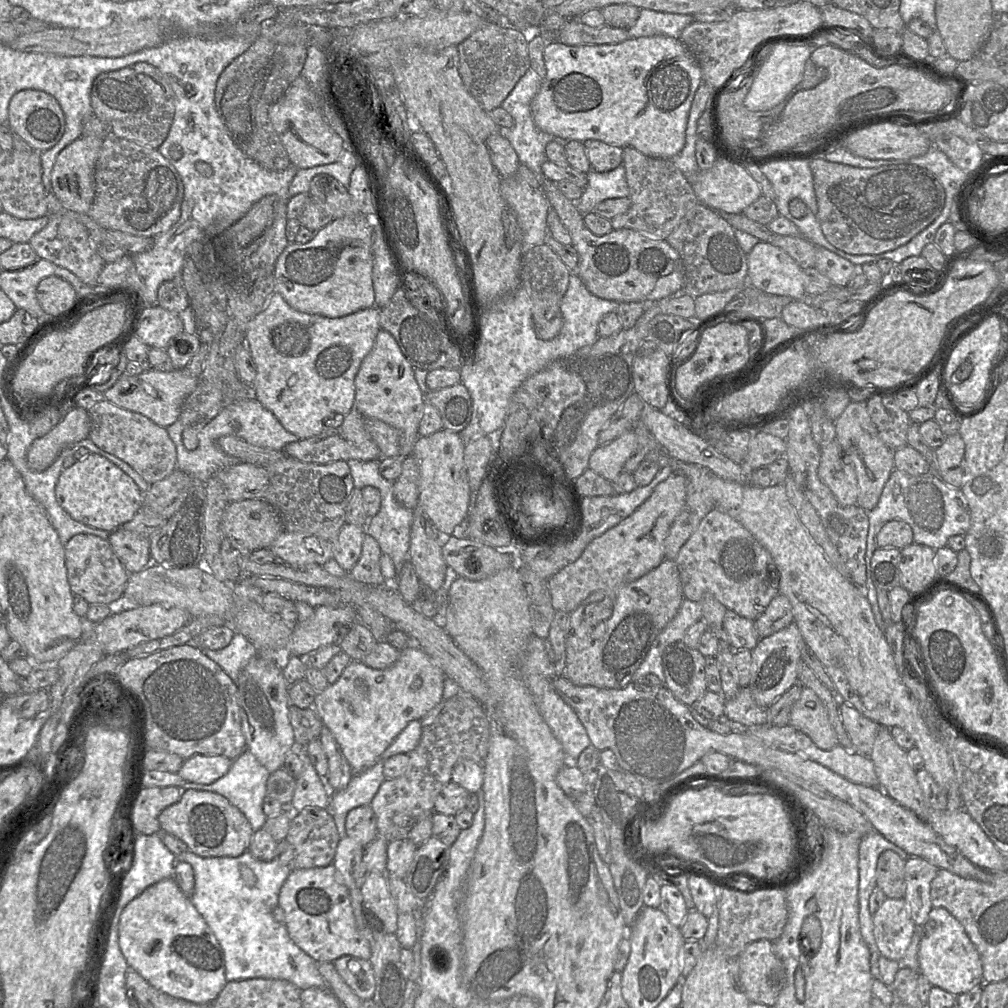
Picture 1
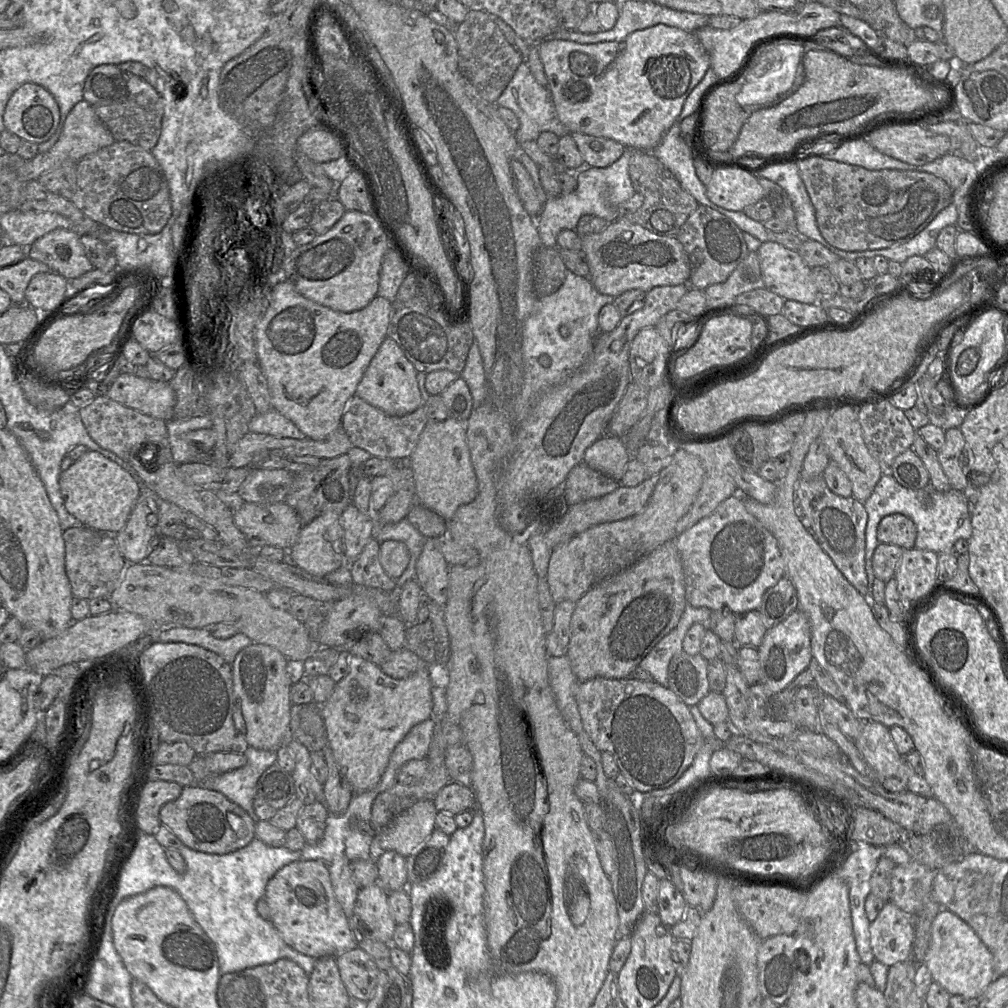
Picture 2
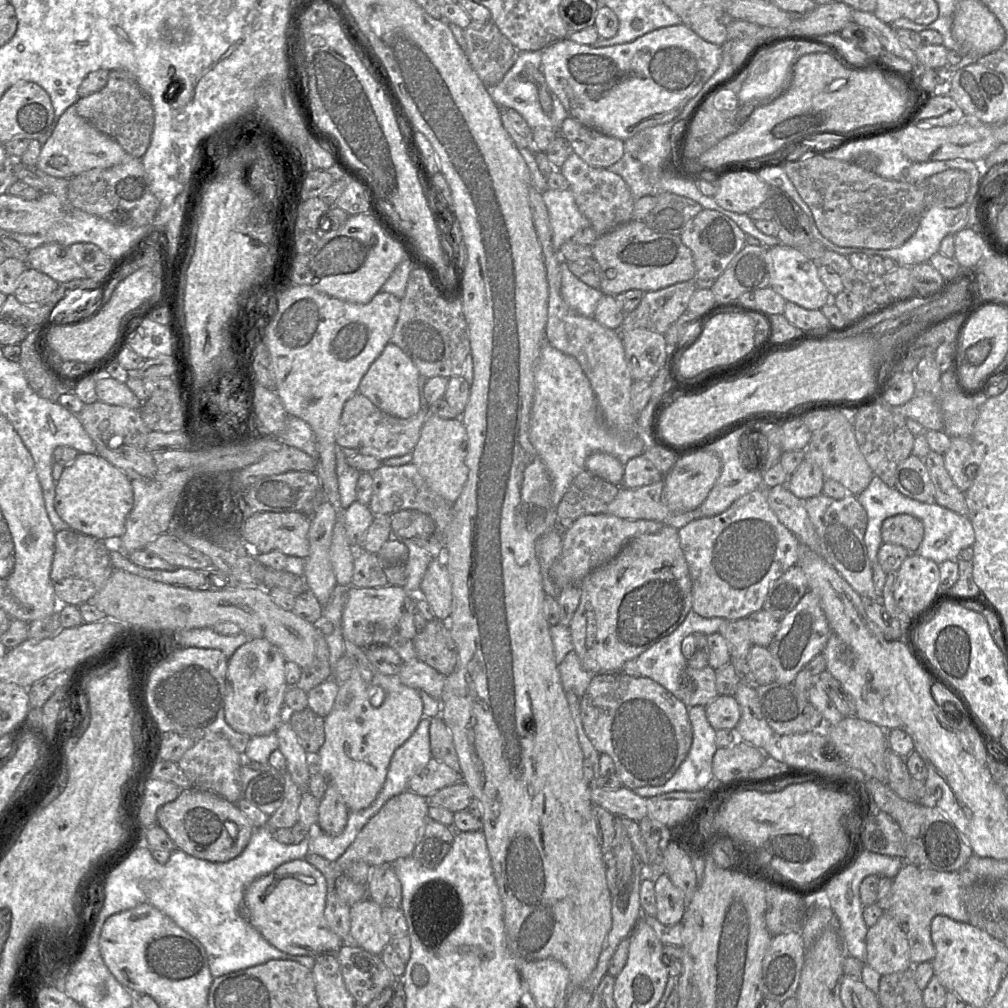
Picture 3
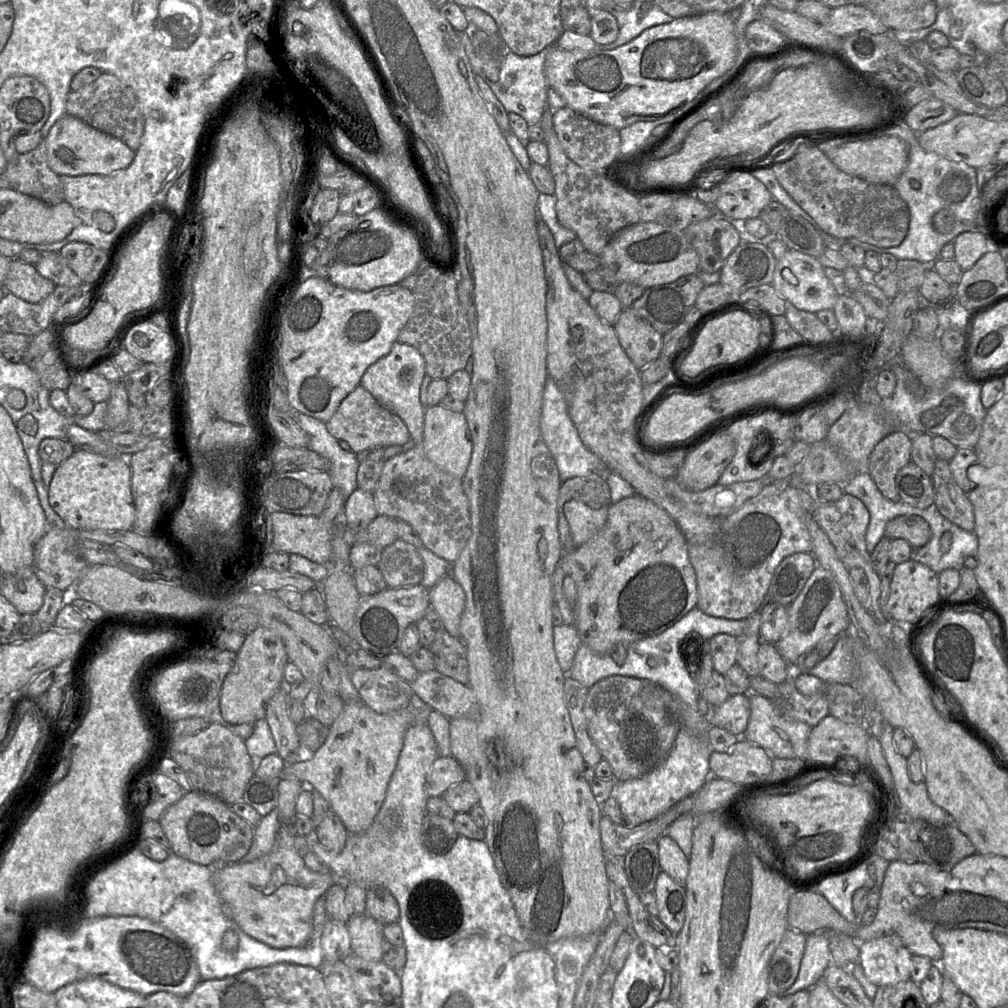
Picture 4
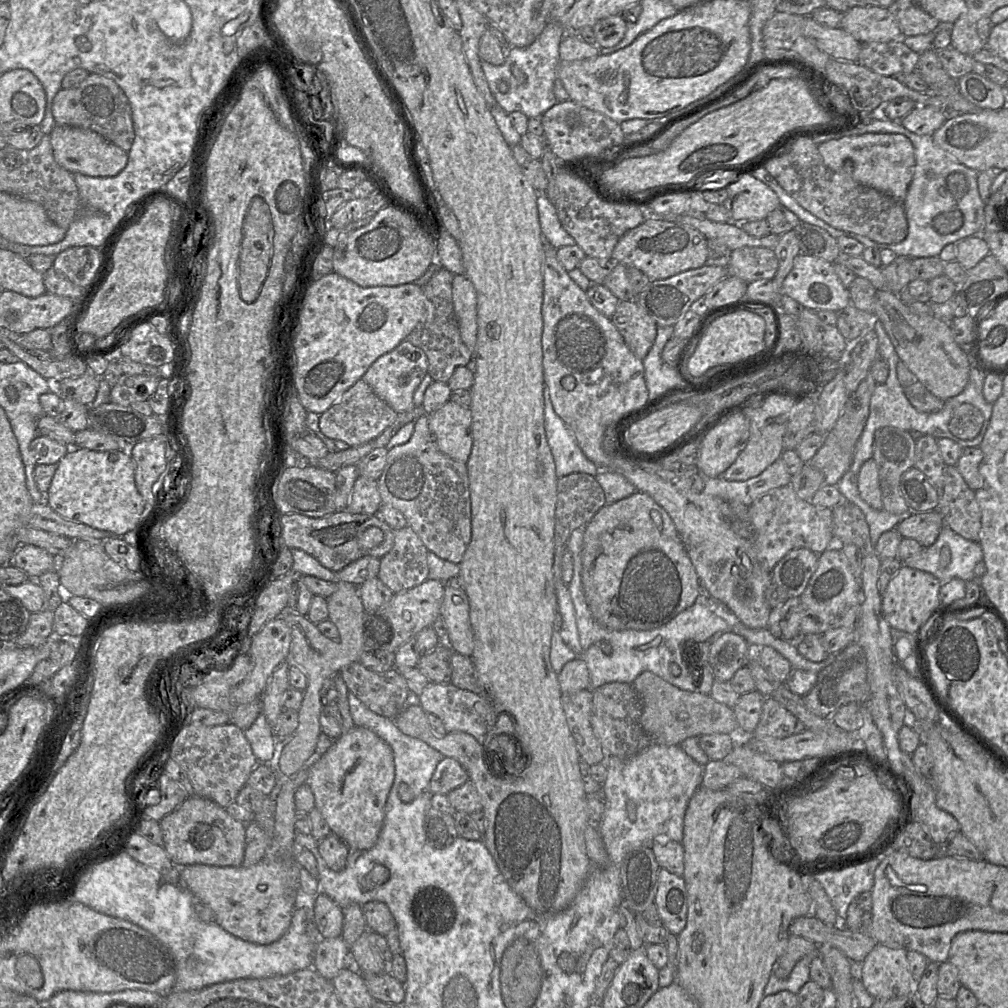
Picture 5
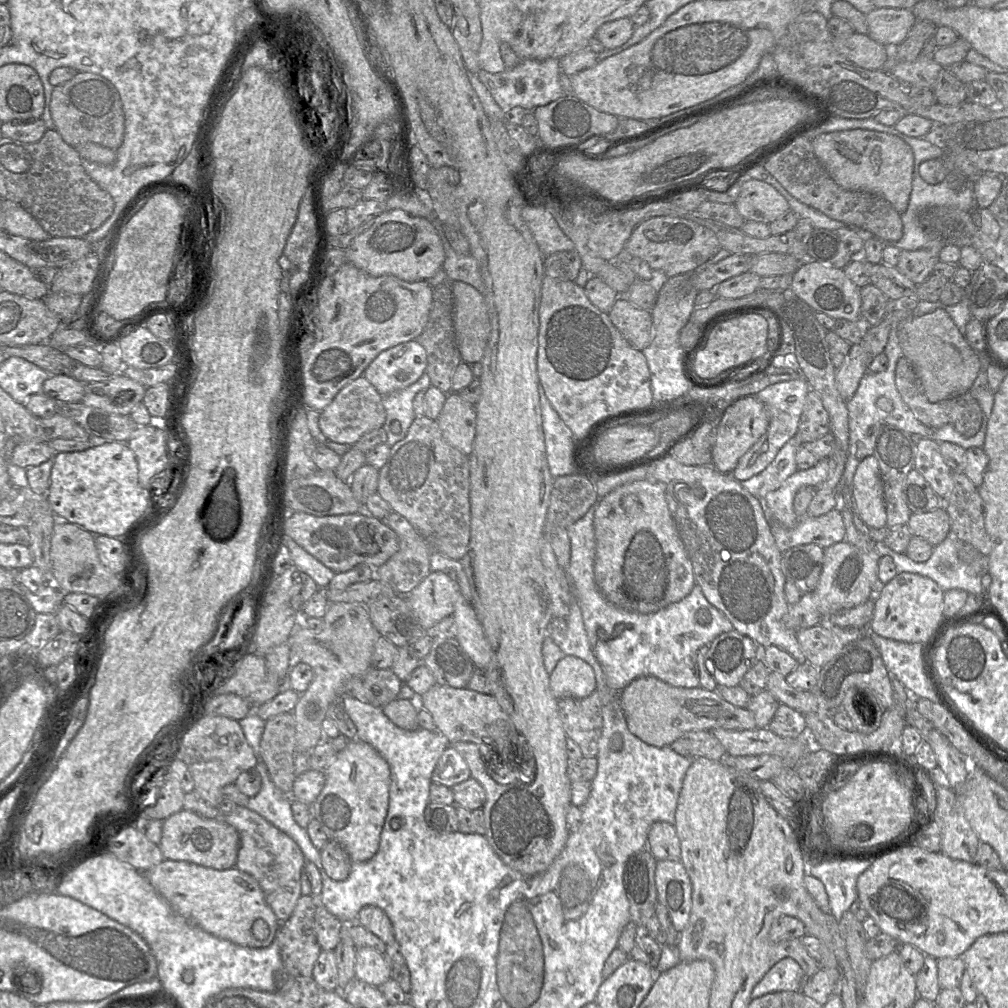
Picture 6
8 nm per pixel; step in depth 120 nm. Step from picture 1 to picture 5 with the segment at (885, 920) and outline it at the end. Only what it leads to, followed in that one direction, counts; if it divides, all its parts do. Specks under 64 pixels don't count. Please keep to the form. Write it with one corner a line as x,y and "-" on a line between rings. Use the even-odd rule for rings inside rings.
877,944
862,962
861,981
874,999
893,999
914,988
907,950

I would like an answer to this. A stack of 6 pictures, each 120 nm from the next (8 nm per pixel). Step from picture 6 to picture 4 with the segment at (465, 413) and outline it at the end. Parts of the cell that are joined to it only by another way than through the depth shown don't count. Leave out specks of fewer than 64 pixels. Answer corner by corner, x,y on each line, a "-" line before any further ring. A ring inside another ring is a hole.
440,404
426,407
421,445
430,461
445,472
463,479
472,455
471,434
463,412
450,411

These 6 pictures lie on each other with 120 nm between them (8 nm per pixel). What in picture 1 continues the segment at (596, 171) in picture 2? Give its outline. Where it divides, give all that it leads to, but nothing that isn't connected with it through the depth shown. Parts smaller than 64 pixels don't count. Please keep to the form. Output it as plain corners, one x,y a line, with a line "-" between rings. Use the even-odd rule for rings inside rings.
623,164
608,172
589,171
587,185
582,196
573,201
577,210
582,214
592,212
593,208
606,199
624,198
629,196

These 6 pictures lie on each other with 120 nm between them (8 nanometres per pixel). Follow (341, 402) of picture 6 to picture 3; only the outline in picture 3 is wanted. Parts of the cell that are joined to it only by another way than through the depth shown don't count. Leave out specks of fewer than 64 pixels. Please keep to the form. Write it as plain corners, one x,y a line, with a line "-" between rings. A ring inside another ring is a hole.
357,392
344,404
336,432
336,444
341,448
355,449
359,454
373,456
380,461
403,456
415,448
427,416
428,407
424,406
417,414
407,419
389,415

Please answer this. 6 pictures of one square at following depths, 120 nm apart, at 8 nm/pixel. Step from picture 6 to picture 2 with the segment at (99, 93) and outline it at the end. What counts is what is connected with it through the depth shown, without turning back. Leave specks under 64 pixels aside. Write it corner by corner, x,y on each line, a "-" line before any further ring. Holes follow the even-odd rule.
124,62
117,65
124,72
127,95
123,101
93,106
96,115
109,129
115,141
127,141
151,151
161,134
164,114
163,98
158,91
158,73
141,62

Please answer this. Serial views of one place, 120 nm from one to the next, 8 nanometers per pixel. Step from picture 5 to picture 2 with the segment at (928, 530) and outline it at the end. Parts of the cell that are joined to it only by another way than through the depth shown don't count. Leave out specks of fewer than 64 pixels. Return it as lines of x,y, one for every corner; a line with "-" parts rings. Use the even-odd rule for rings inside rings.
901,513
885,516
878,525
877,538
879,544
893,544
907,550
915,548
916,537
915,523

